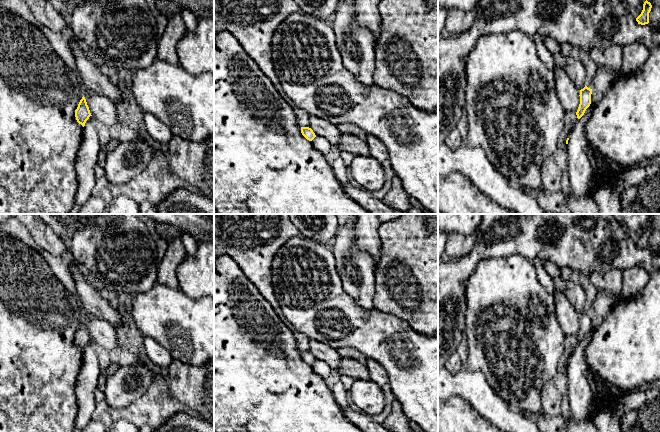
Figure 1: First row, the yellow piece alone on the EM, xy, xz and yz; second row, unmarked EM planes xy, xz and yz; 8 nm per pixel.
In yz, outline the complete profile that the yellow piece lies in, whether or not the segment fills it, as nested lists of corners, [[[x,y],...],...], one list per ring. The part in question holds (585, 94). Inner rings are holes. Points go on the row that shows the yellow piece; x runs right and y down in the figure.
[[[586,85],[583,89],[580,90],[580,95],[579,95],[580,104],[576,112],[578,119],[580,119],[584,115],[586,109],[590,106],[591,94],[592,94],[592,89],[588,88]]]

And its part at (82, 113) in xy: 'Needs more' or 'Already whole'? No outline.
Already whole

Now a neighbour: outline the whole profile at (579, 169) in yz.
[[[597,66],[593,78],[591,104],[584,115],[578,119],[569,135],[567,144],[567,172],[570,185],[573,189],[572,196],[581,198],[587,194],[588,183],[593,176],[593,170],[587,156],[587,139],[585,125],[590,119],[592,108],[602,99],[607,88],[618,78],[617,74],[605,66]]]

